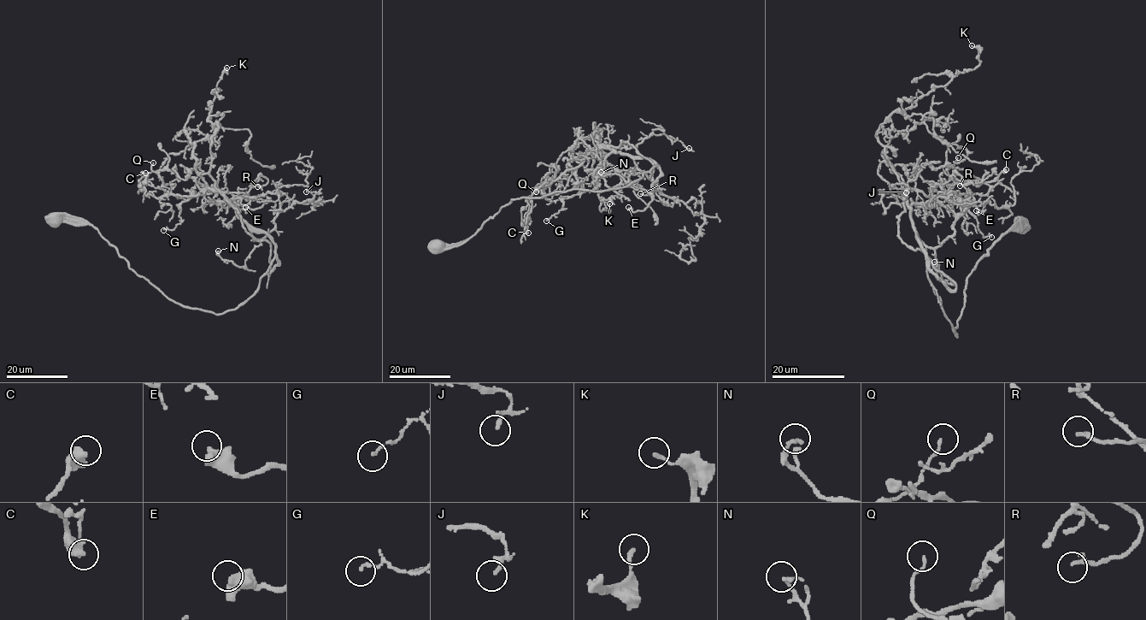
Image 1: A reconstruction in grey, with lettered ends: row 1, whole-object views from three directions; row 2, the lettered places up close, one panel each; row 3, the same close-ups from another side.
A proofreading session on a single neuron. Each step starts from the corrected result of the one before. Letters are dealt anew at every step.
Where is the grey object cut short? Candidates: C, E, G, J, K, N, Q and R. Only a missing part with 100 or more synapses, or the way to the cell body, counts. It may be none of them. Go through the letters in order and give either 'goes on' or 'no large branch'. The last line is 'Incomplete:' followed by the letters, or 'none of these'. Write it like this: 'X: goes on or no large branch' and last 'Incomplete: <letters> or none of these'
C: no large branch
E: no large branch
G: no large branch
J: no large branch
K: no large branch
N: no large branch
Q: no large branch
R: no large branch
Incomplete: none of these

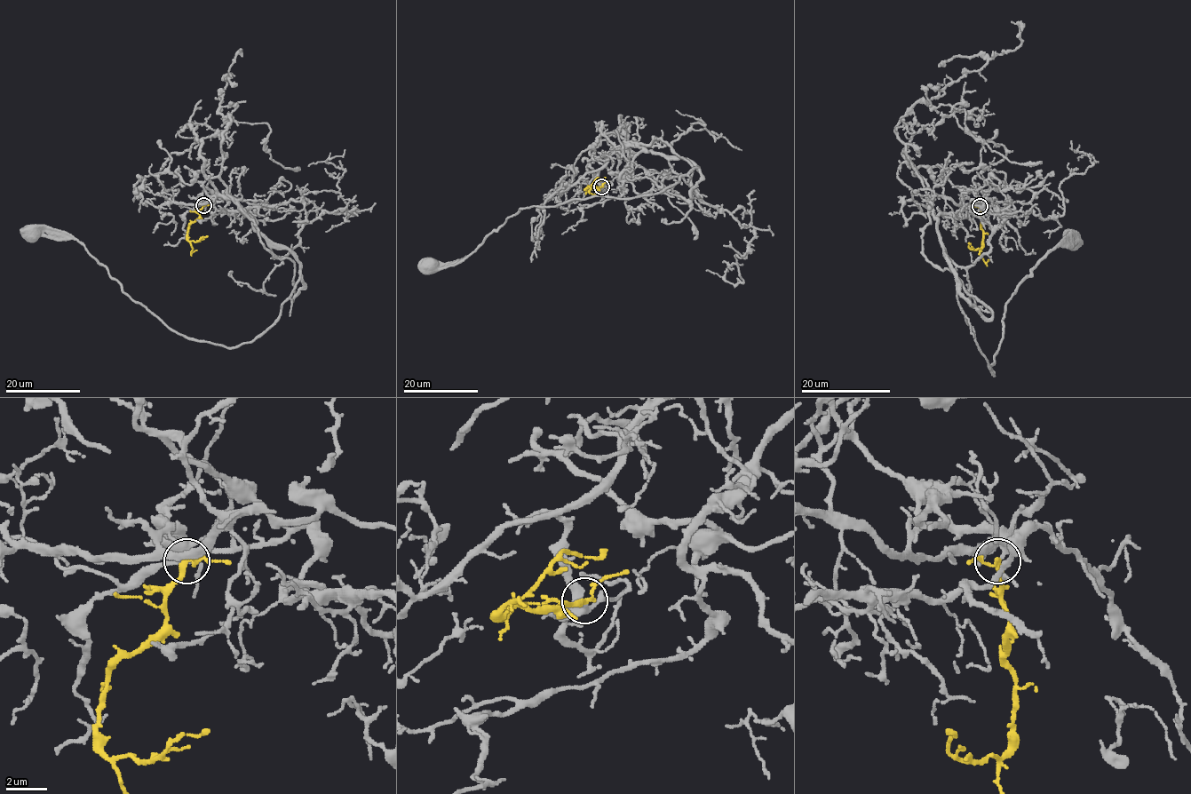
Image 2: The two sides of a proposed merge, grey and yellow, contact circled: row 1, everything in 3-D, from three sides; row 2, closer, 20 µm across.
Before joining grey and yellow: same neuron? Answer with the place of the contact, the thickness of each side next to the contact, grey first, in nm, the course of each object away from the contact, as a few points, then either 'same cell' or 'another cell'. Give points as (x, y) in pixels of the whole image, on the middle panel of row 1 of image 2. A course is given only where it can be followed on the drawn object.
at (601, 186); 320 nm thick on the grey side, 220 nm on the other; grey runs (601, 187), (597, 170), (630, 146), (698, 168), (649, 194), (520, 208), (462, 259), (432, 263); yellow runs (601, 186), (584, 189), (599, 178), (605, 177); same cell

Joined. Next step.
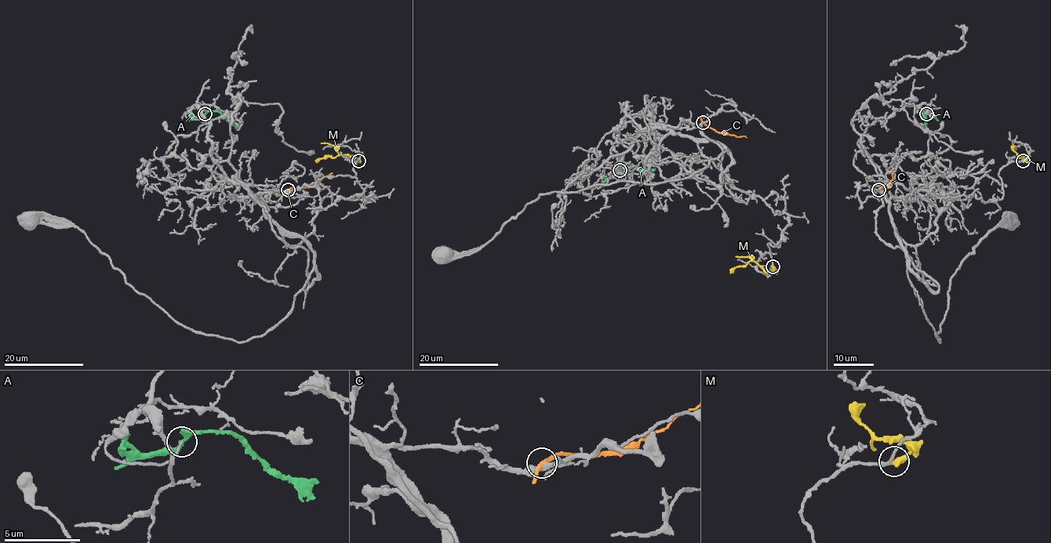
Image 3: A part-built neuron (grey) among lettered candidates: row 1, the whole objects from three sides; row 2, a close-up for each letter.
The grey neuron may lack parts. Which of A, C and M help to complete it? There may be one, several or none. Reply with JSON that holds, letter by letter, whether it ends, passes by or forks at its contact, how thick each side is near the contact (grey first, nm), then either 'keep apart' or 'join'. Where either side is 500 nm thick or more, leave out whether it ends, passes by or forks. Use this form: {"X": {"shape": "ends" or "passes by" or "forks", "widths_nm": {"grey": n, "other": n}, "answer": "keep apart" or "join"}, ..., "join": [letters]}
{"A": {"shape": "passes by", "widths_nm": {"grey": 100, "other": 240}, "answer": "keep apart"}, "C": {"shape": "passes by", "widths_nm": {"grey": 320, "other": 220}, "answer": "keep apart"}, "M": {"shape": "ends", "widths_nm": {"grey": 200, "other": 440}, "answer": "keep apart"}, "join": []}

